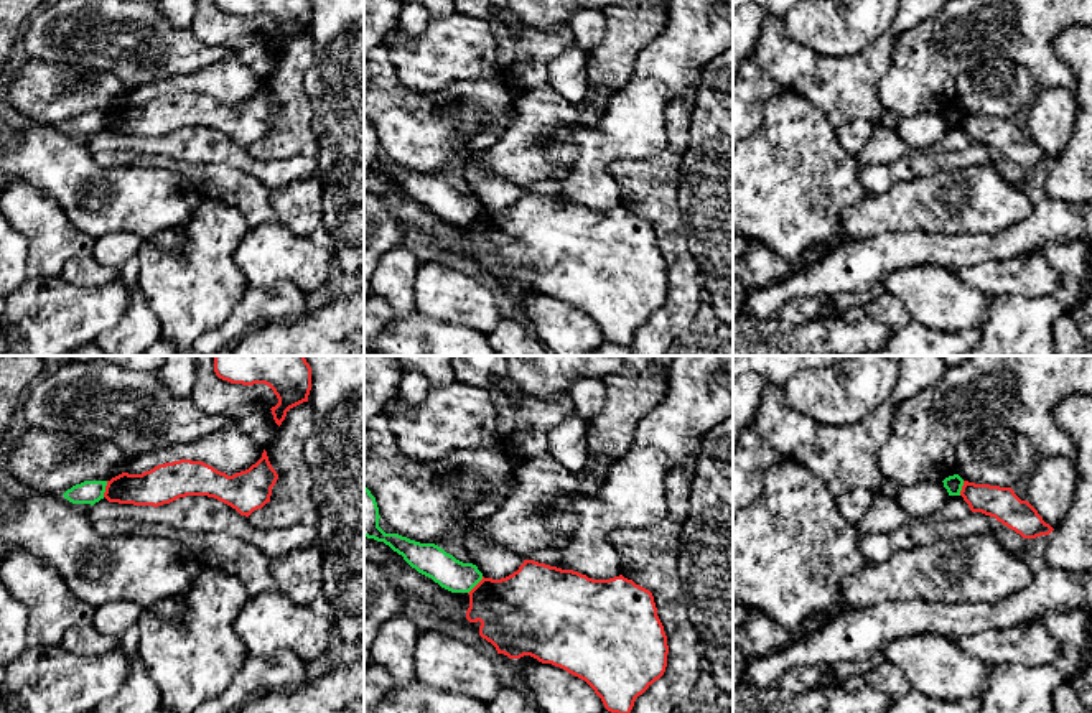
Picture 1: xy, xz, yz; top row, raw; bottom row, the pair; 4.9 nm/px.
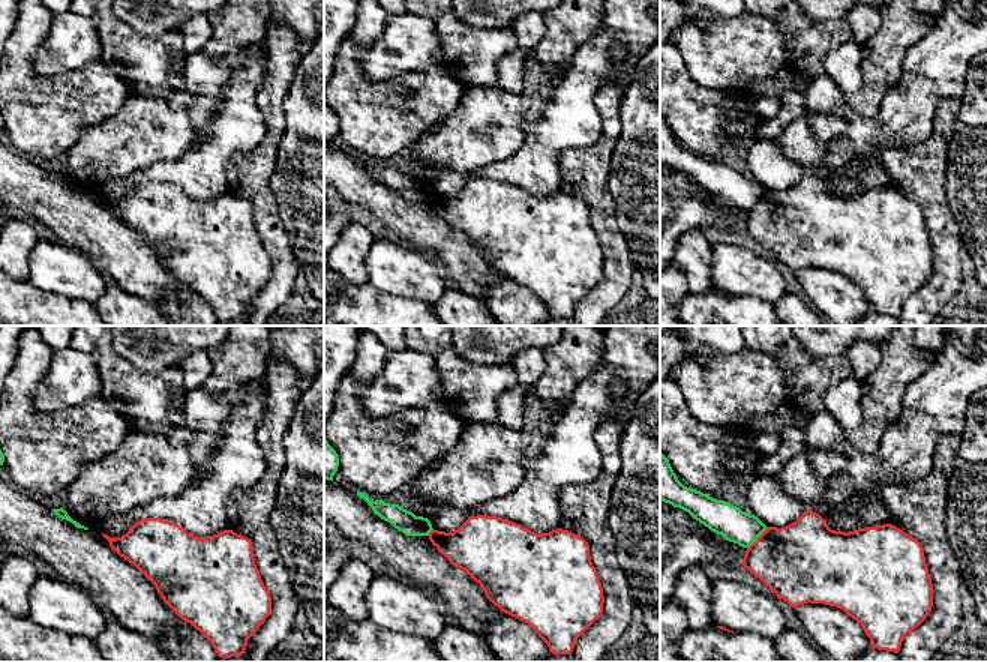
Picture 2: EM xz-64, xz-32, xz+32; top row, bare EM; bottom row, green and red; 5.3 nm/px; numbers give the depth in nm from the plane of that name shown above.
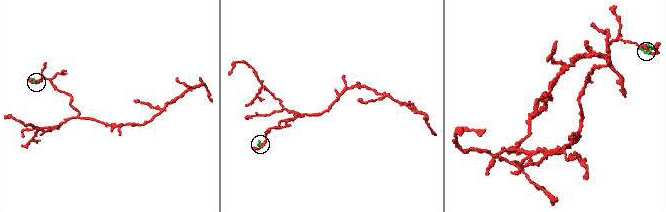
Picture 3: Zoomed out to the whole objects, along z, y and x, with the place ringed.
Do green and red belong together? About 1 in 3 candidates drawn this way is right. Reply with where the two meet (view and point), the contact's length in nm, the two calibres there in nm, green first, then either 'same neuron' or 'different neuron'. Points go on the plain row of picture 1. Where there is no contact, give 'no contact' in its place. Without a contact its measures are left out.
xz (476, 214) | 120 nm | 160/380 nm | different neuron

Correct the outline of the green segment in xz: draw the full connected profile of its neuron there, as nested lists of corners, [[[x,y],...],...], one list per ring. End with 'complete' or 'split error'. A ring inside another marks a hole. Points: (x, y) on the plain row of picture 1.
[[[364,117],[364,168],[384,173],[412,199],[451,224],[469,224],[483,211],[476,196],[456,191],[435,175],[420,175],[399,165],[385,165],[379,158],[379,150],[376,128]]]; complete

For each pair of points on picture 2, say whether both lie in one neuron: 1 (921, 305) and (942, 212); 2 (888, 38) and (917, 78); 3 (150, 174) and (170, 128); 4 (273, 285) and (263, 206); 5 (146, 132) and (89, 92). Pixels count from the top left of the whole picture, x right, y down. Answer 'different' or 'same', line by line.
1: same
2: different
3: different
4: same
5: different

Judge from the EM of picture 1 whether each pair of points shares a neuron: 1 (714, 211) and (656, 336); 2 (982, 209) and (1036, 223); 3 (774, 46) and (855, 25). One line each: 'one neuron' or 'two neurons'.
1: two neurons
2: two neurons
3: two neurons

